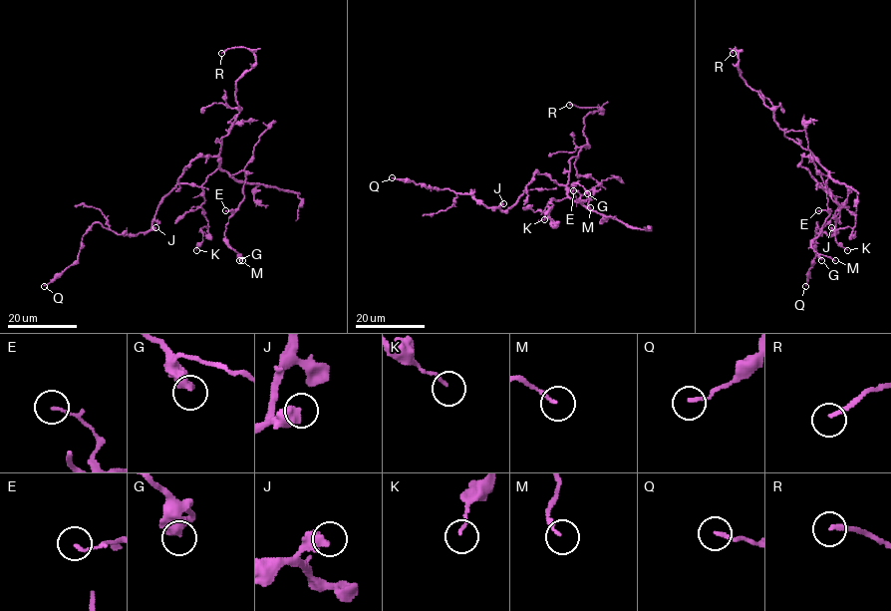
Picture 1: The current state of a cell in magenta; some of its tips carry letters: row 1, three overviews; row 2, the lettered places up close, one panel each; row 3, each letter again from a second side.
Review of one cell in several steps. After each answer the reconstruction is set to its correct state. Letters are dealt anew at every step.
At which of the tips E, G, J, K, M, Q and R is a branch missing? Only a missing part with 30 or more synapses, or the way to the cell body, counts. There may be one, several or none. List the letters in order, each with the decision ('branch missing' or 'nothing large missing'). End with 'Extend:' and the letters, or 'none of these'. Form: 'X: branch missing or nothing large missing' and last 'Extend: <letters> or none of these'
E: nothing large missing
G: nothing large missing
J: nothing large missing
K: nothing large missing
M: nothing large missing
Q: nothing large missing
R: branch missing
Extend: R

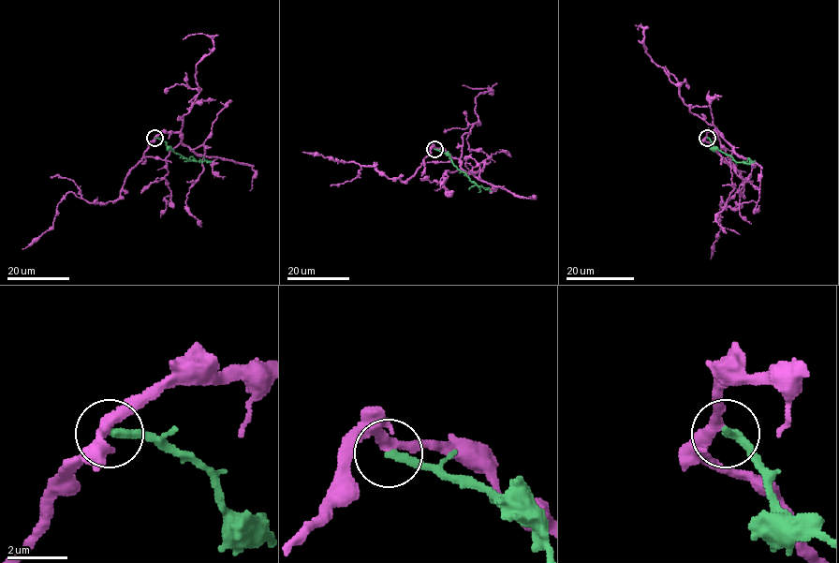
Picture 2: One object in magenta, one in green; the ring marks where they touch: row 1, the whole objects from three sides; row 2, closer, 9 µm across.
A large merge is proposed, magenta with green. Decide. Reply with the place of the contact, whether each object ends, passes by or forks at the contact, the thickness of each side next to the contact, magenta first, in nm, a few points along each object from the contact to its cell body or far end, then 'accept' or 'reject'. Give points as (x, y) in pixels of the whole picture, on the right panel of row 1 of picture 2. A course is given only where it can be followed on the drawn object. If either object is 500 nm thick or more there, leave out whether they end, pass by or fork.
at (707, 138); magenta passes by; green ends there; 320 nm thick on the magenta side, 280 nm on the other; magenta runs (707, 137), (743, 182), (743, 194), (737, 209), (727, 208), (721, 197), (720, 229), (710, 259); green runs (707, 138), (713, 146), (738, 163), (754, 163); reject

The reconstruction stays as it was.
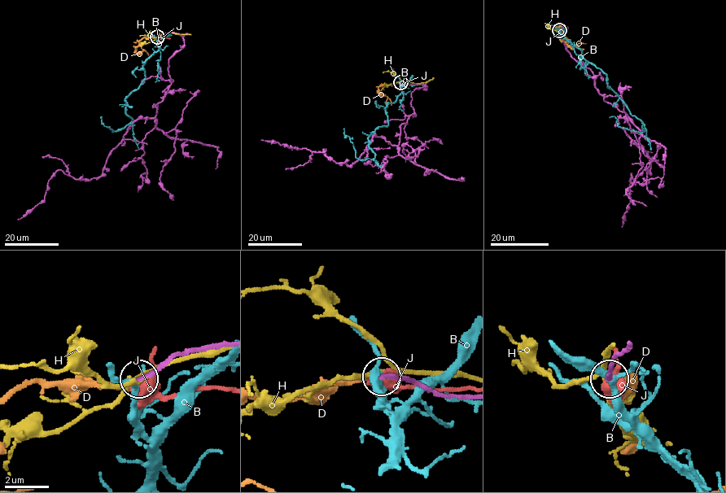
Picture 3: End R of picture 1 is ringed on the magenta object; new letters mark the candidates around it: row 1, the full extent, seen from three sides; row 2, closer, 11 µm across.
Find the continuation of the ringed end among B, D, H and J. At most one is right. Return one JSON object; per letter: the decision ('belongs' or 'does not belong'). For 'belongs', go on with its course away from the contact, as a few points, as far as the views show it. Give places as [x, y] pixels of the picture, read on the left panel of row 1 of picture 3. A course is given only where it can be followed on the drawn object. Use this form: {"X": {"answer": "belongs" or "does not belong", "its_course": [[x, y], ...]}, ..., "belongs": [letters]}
{"B": {"answer": "does not belong"}, "D": {"answer": "belongs", "its_course": [[157, 37], [143, 37], [140, 41], [136, 51], [140, 53], [145, 50]]}, "H": {"answer": "does not belong"}, "J": {"answer": "does not belong"}, "belongs": ["D"]}

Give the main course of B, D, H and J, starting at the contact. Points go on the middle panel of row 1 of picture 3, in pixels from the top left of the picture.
B: (400, 81), (401, 93), (386, 107), (388, 125), (377, 128), (369, 137), (373, 159), (356, 156), (343, 128)
D: (400, 82), (378, 87), (378, 92), (387, 98), (388, 106)
H: (401, 81), (426, 82), (434, 77)
J: (401, 82), (413, 84)

